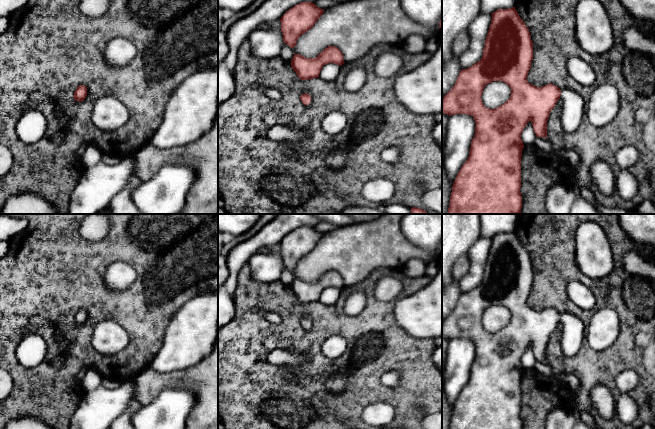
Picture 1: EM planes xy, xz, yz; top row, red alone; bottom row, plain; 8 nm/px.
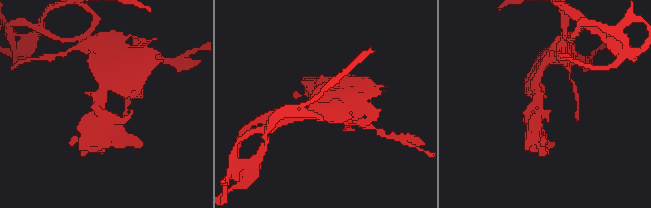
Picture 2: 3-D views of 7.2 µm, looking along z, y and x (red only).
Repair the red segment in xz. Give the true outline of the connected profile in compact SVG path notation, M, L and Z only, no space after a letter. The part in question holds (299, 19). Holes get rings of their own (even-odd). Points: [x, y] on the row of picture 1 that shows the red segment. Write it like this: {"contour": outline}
{"contour": "M312 2L299 3L286 11L280 19L284 43L294 48L298 38L314 26L323 12Z"}

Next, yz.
{"contour": "M515 7L498 9L491 15L482 58L460 71L455 85L442 99L442 113L471 115L476 124L469 157L452 186L447 214L521 214L523 129L531 121L536 136L547 138L547 121L559 99L562 100L563 132L575 132L585 114L584 99L575 91L560 90L551 83L536 87L527 81L533 60L533 42ZM493 81L506 83L511 88L511 95L504 104L489 109L484 106L481 96L484 87Z"}

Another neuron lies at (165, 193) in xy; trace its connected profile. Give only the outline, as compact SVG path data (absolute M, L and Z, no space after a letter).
M168 165L161 168L150 180L142 182L132 192L132 200L142 214L181 214L188 193L196 180L196 171L188 165Z

